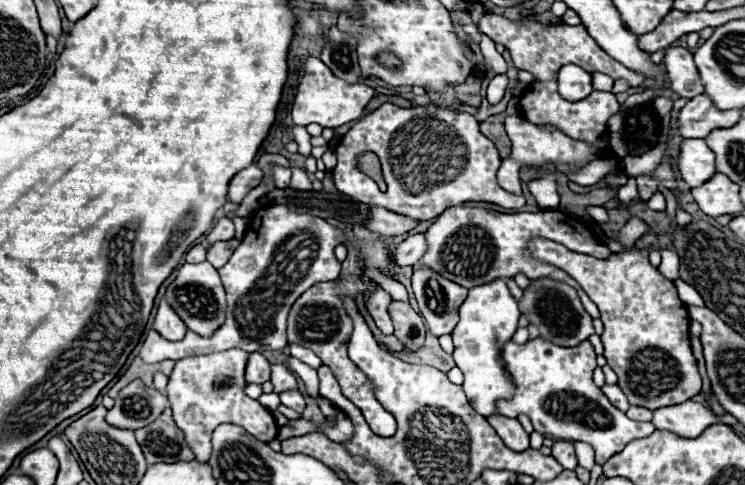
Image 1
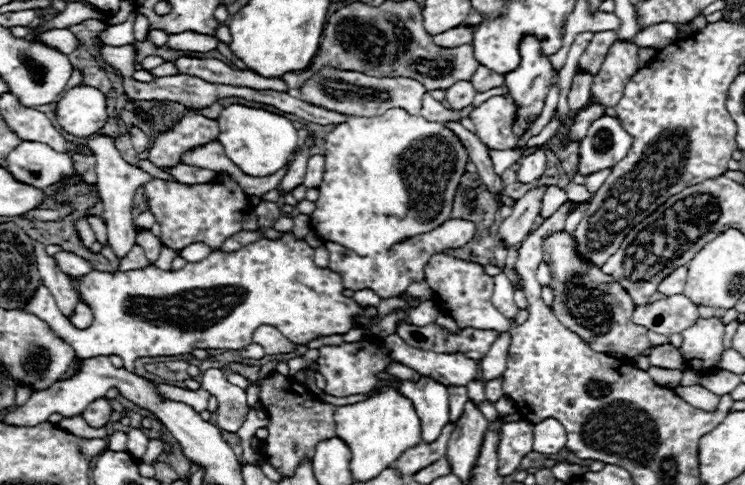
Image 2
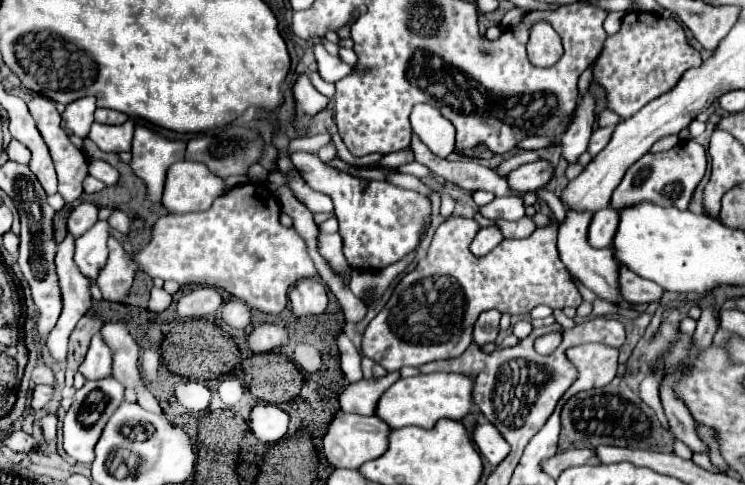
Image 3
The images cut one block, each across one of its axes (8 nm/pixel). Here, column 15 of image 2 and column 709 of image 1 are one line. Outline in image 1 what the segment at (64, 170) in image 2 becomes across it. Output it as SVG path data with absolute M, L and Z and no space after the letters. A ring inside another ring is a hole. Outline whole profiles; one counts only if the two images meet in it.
M682 140L678 152L678 172L692 188L714 176L714 154L704 140Z

